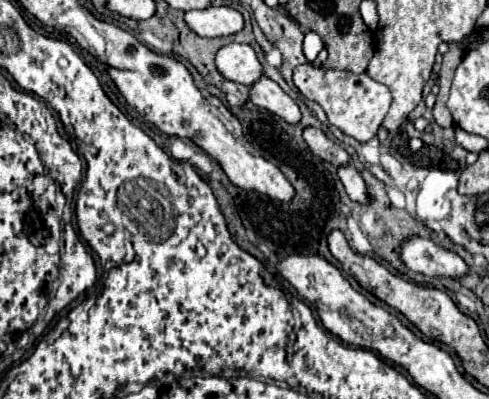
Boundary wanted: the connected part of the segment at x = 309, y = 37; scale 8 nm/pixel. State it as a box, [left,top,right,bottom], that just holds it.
[304,32,324,62]

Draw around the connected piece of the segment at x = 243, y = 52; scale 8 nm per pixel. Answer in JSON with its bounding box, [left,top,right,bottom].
[216,42,264,86]

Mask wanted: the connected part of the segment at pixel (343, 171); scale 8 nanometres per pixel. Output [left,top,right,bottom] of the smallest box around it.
[338,164,368,204]

